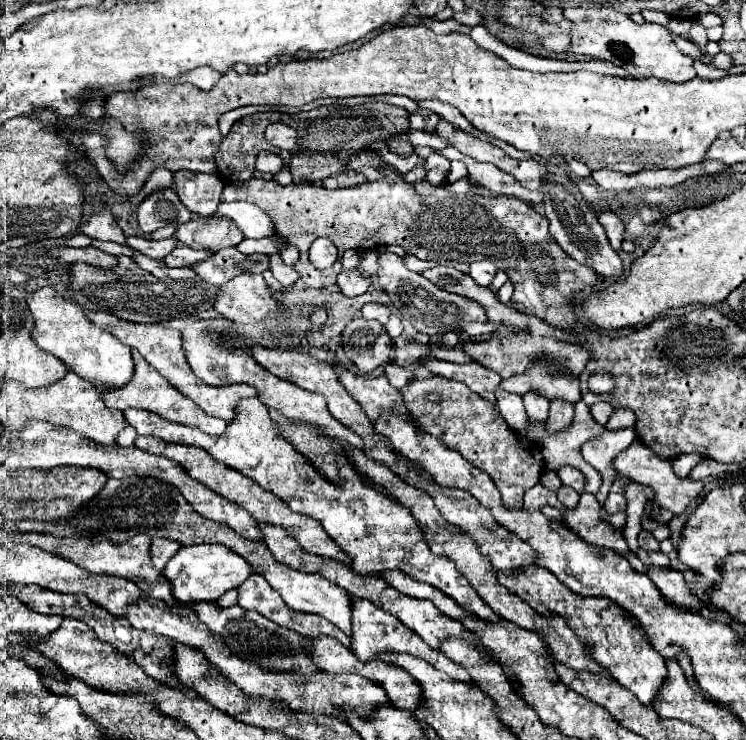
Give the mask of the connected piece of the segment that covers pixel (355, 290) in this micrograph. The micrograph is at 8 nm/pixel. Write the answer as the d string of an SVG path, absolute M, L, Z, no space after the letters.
M353 269L353 271L341 271L339 277L337 277L337 285L339 285L339 289L345 297L357 297L357 295L363 295L369 289L371 281L363 279L359 275L359 271Z

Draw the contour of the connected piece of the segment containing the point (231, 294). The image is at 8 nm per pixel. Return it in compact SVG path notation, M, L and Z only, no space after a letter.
M239 275L219 289L215 309L235 323L255 323L261 321L269 311L277 309L277 301L265 285L263 275Z

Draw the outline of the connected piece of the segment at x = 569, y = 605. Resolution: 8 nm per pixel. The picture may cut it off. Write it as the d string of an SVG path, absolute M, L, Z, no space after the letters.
M527 567L515 577L505 573L497 575L507 589L527 601L543 617L563 617L565 623L579 635L585 651L609 667L609 675L633 691L643 705L653 707L653 699L659 695L659 689L665 683L667 665L665 659L645 641L639 623L635 623L635 619L627 619L619 605L605 597L583 597L567 591L567 587L563 587L563 583L559 583L559 579L555 579L555 575L551 575L551 571L545 567Z

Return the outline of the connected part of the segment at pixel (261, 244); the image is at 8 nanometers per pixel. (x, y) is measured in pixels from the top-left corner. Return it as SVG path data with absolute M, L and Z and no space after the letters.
M271 237L265 239L245 239L237 245L237 249L241 253L265 253L265 255L273 255L277 251L277 245Z

